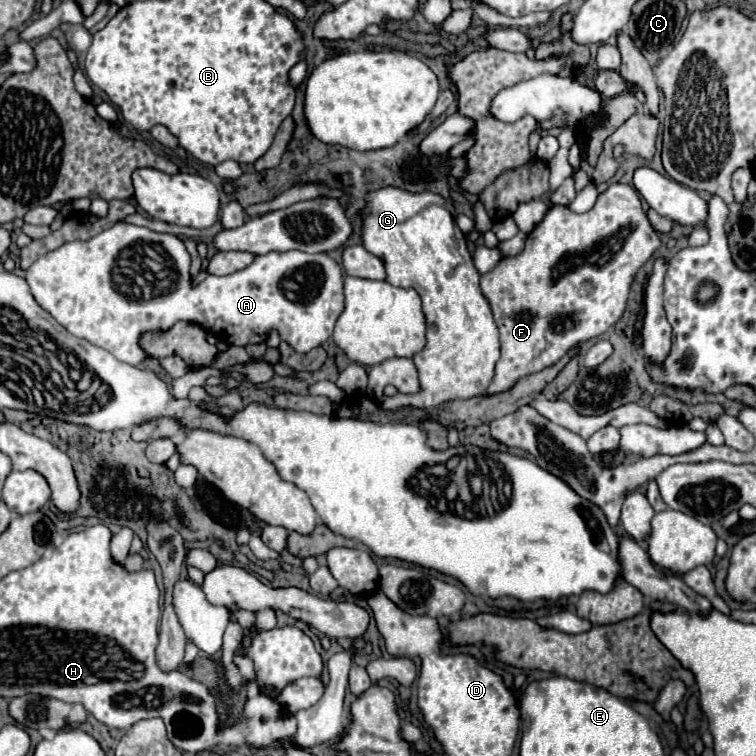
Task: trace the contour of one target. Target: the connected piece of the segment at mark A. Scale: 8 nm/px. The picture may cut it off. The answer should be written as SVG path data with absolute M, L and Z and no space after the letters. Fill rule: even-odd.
M115 223L113 227L105 229L103 233L95 235L93 239L87 239L87 241L71 241L71 243L65 243L61 245L59 249L55 251L49 251L47 255L39 257L27 271L25 271L25 281L29 283L31 287L31 293L35 297L35 301L47 311L53 315L53 319L65 327L71 335L79 337L79 339L85 339L89 343L93 343L95 347L101 347L109 353L113 353L119 361L125 361L125 363L131 363L131 365L141 365L149 355L141 349L139 345L139 337L145 333L145 331L167 331L171 329L177 321L189 321L189 323L197 323L199 327L203 327L205 331L213 333L215 337L223 339L225 343L229 345L257 345L257 343L263 343L267 339L267 333L269 331L277 331L279 337L283 341L289 343L289 347L293 347L293 351L297 353L309 353L311 349L319 347L321 343L325 343L331 333L333 333L333 327L335 327L335 321L339 317L339 313L343 311L343 271L341 271L341 265L335 263L327 253L303 253L303 251L285 251L285 253L265 253L265 255L257 255L255 261L251 263L251 267L245 267L243 271L235 271L231 275L225 275L225 277L215 277L215 275L209 275L205 281L201 281L199 285L193 285L191 281L191 273L189 273L189 267L191 267L191 257L185 249L185 243L181 237L177 235L171 235L171 233L157 233L157 231L151 231L147 227L139 227L139 225L129 225L129 223Z

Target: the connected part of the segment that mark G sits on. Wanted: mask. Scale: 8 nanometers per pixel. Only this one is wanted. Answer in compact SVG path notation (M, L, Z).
M381 187L365 195L365 207L359 211L363 217L361 223L361 241L363 247L379 257L387 271L387 281L395 287L413 287L423 301L423 313L427 321L427 343L413 355L413 363L419 373L421 389L413 395L397 395L395 399L383 397L383 409L399 409L405 405L417 409L431 409L445 401L469 399L483 395L487 385L493 379L495 363L499 359L499 331L495 327L491 307L483 293L479 291L479 273L467 251L467 241L461 229L455 225L453 215L445 207L445 199L437 193L411 193L399 187Z

